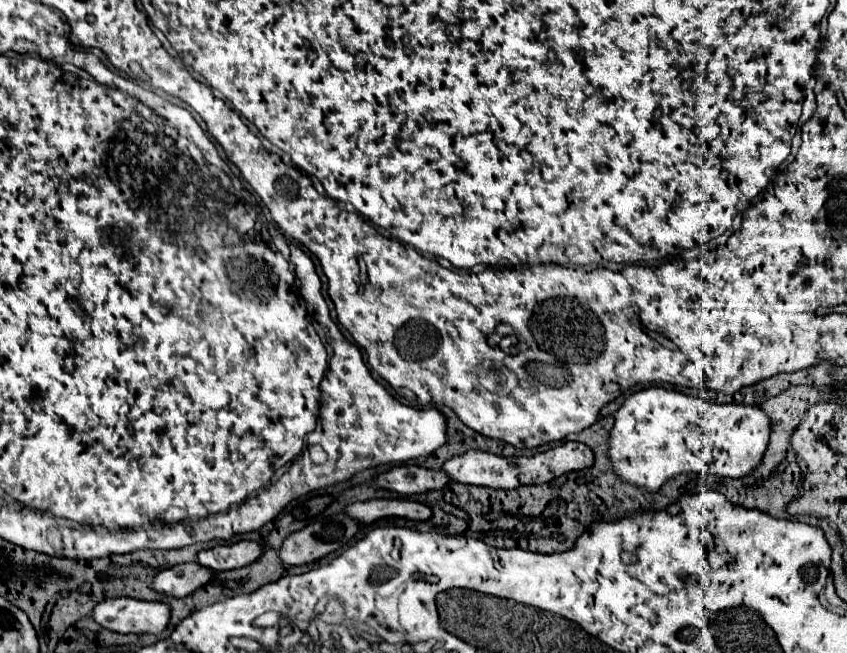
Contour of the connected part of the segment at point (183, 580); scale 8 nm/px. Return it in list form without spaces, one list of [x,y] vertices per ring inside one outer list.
[[[183,563],[171,569],[165,569],[153,577],[151,589],[169,595],[169,597],[185,597],[195,589],[203,587],[211,579],[211,571],[197,563]]]

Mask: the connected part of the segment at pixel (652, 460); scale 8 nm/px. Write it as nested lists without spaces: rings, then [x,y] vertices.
[[[649,387],[633,393],[615,411],[615,425],[609,431],[609,461],[615,475],[631,485],[645,487],[655,493],[659,487],[681,473],[711,473],[719,477],[739,479],[749,475],[763,459],[769,441],[769,419],[759,407],[751,405],[717,405],[703,399],[683,395],[663,387]]]

